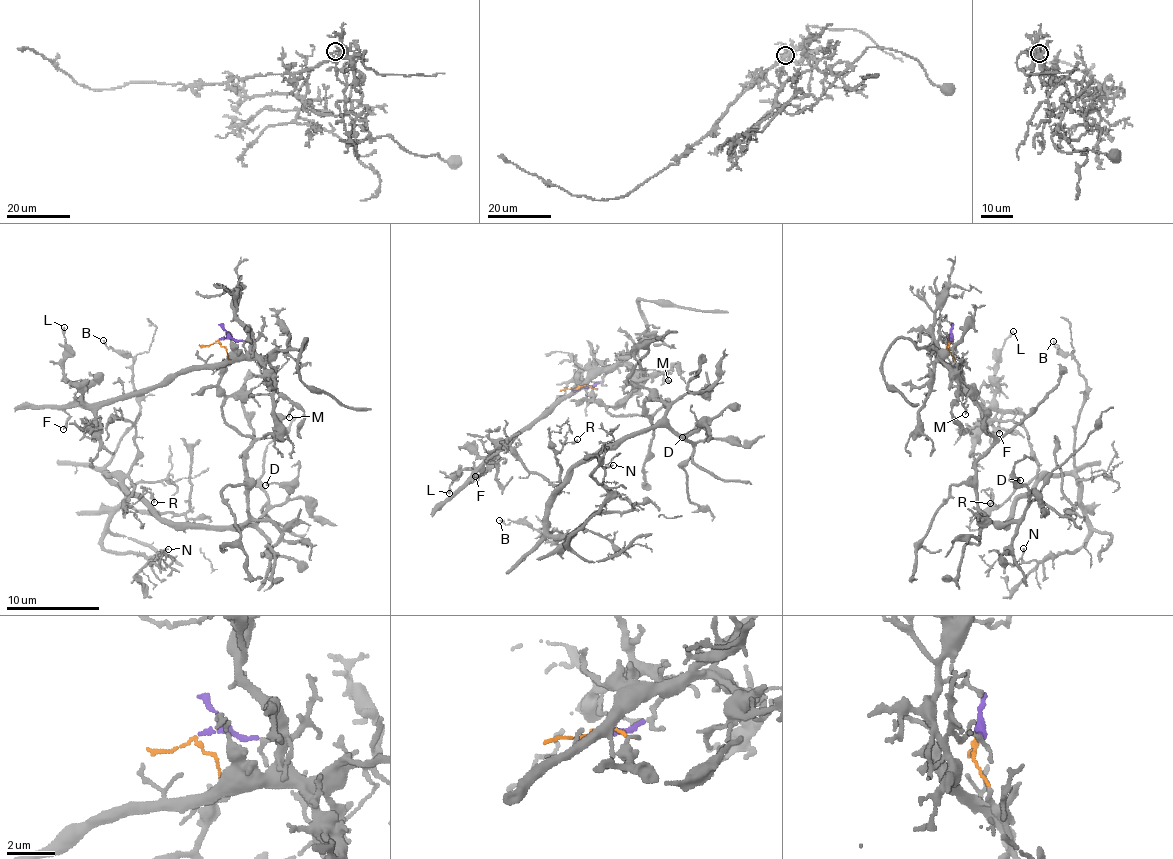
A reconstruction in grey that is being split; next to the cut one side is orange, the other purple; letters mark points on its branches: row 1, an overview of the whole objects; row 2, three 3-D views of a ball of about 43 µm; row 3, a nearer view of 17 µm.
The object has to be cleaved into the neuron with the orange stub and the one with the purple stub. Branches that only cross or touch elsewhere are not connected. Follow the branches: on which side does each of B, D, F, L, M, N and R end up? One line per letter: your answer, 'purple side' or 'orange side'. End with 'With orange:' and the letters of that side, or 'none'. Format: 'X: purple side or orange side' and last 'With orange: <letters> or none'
B: orange side
D: orange side
F: purple side
L: purple side
M: purple side
N: orange side
R: orange side
With orange: B, D, N, R

